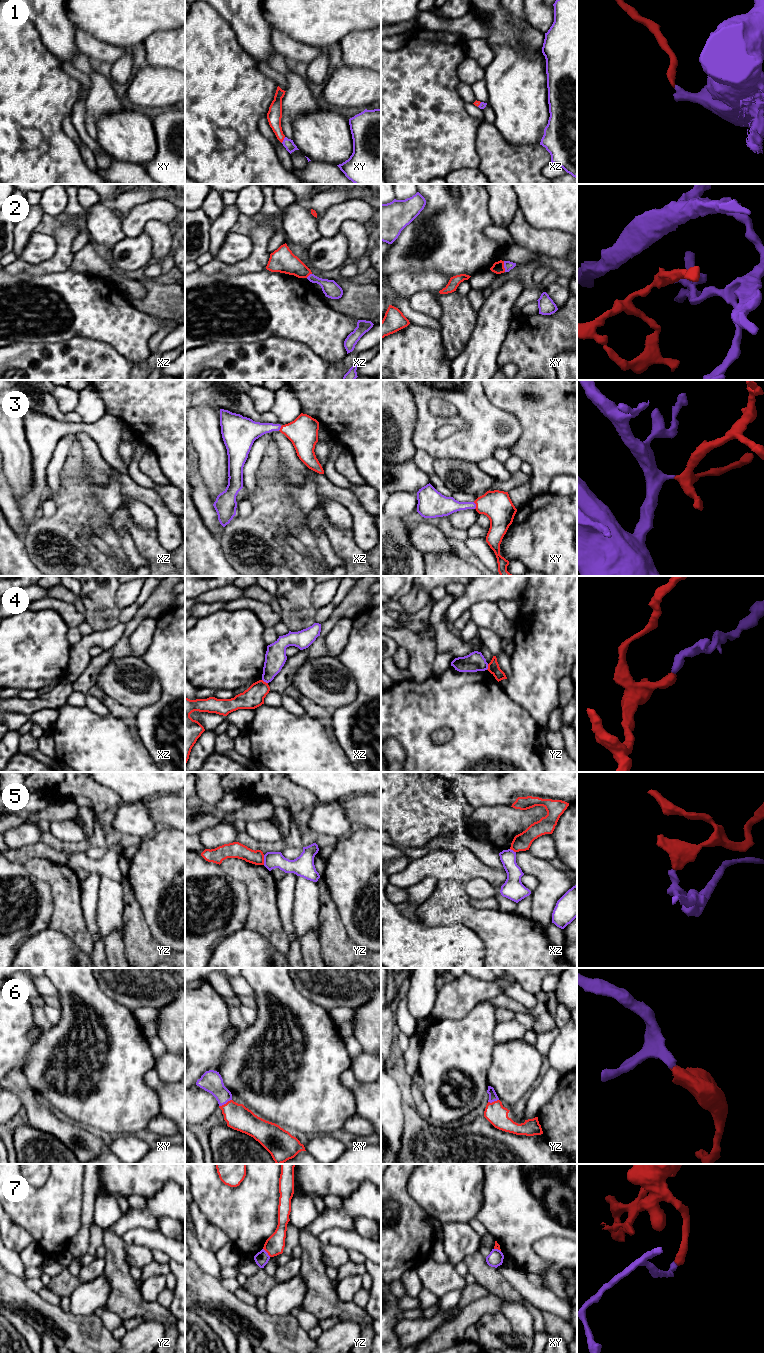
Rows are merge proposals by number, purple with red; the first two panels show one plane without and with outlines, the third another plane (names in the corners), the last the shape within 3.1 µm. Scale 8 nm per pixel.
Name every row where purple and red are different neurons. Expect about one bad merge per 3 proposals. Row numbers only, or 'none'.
4, 5, 7

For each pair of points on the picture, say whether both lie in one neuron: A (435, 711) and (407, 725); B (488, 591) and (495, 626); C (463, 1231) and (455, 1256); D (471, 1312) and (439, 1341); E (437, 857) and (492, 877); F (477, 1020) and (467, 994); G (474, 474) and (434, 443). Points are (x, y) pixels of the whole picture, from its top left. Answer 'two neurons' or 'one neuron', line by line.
A: one neuron
B: two neurons
C: one neuron
D: one neuron
E: one neuron
F: two neurons
G: two neurons

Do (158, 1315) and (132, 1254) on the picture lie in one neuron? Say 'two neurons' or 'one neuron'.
two neurons

